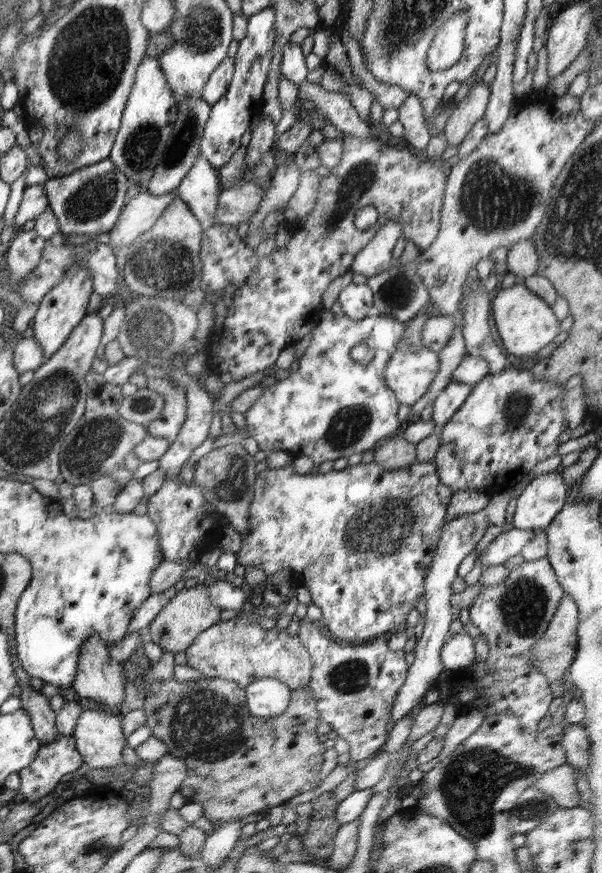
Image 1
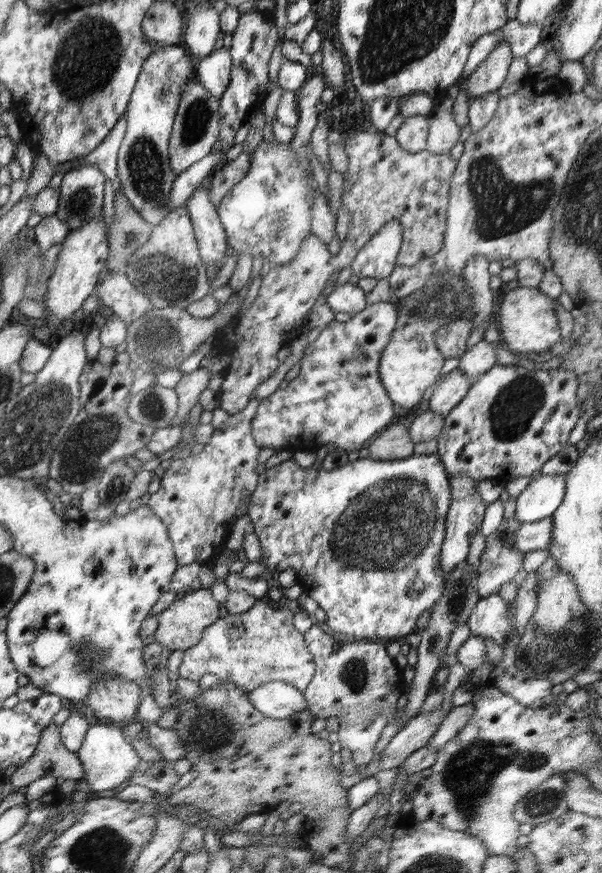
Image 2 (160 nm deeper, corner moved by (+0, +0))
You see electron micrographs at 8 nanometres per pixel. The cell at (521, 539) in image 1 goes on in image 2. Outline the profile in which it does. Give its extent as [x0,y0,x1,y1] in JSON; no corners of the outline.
[513,517,553,553]

